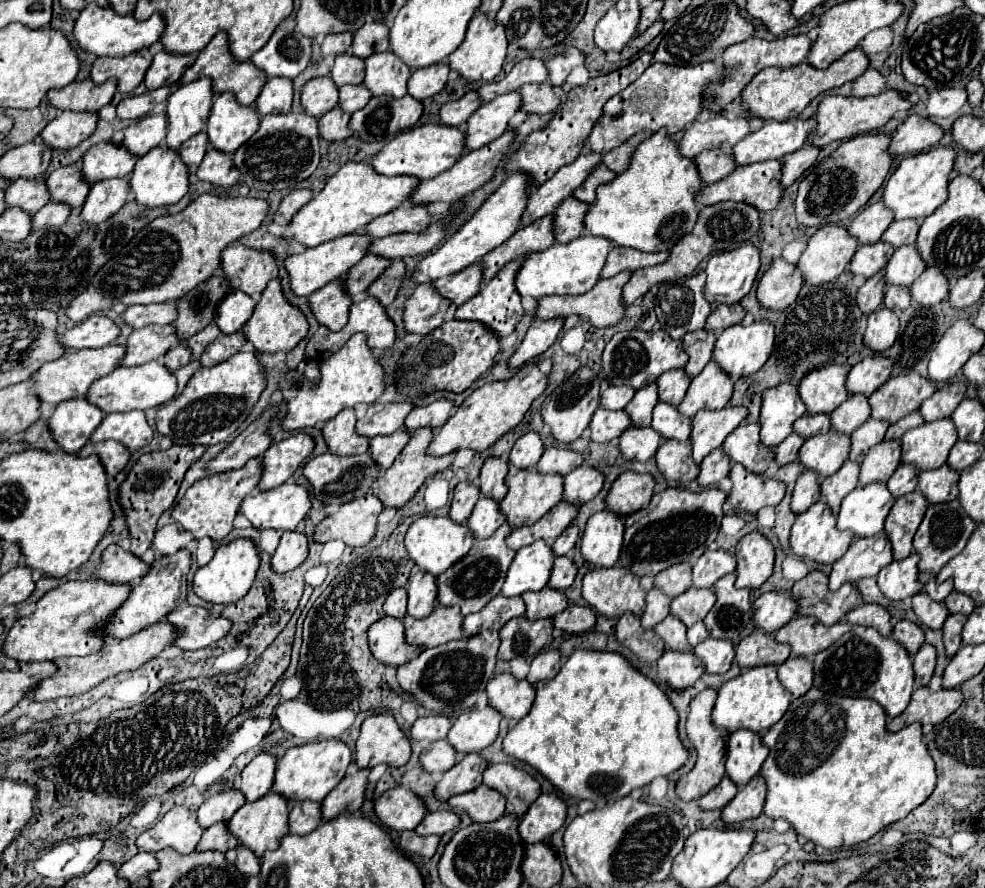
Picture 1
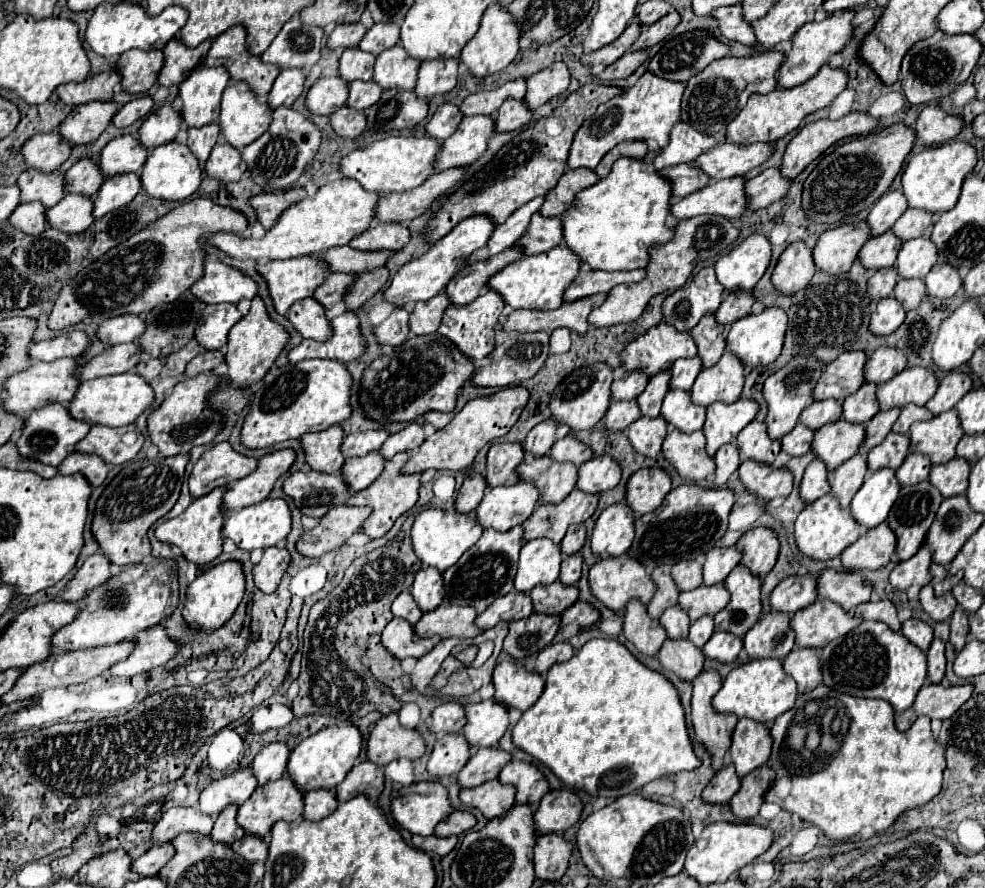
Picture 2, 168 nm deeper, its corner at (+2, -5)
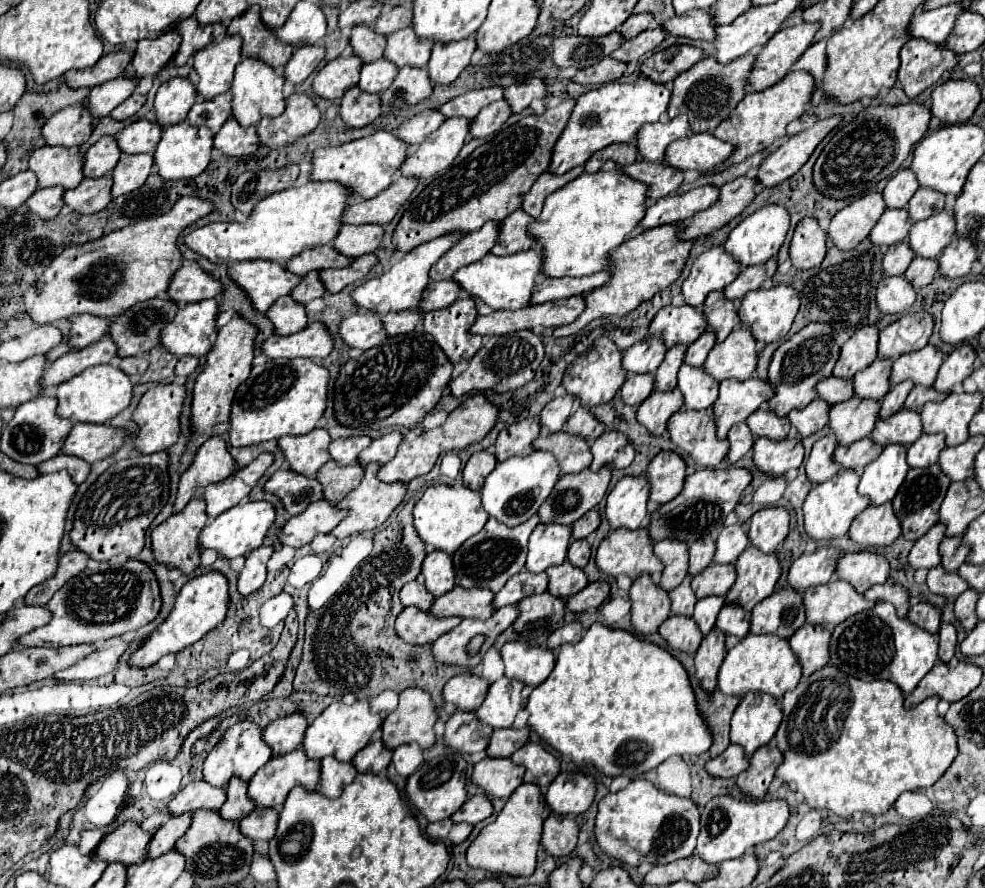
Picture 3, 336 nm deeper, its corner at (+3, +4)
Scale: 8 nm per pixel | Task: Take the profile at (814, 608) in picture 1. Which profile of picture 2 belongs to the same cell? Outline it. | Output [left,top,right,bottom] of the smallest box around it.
[818,568,874,612]

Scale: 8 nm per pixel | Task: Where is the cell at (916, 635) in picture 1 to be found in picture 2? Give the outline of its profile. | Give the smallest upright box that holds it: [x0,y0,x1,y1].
[902,618,934,652]

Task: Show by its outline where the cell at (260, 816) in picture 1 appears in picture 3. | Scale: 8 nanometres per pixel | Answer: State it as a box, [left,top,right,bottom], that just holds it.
[249,747,321,809]

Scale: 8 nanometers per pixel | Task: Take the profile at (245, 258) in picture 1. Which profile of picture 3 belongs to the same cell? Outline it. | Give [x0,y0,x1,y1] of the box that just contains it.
[167,261,223,303]

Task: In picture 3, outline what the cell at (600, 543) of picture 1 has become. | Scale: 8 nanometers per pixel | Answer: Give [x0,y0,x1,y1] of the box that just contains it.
[605,475,649,529]

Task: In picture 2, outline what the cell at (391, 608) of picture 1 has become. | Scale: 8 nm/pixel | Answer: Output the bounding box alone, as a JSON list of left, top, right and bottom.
[392,590,422,624]

